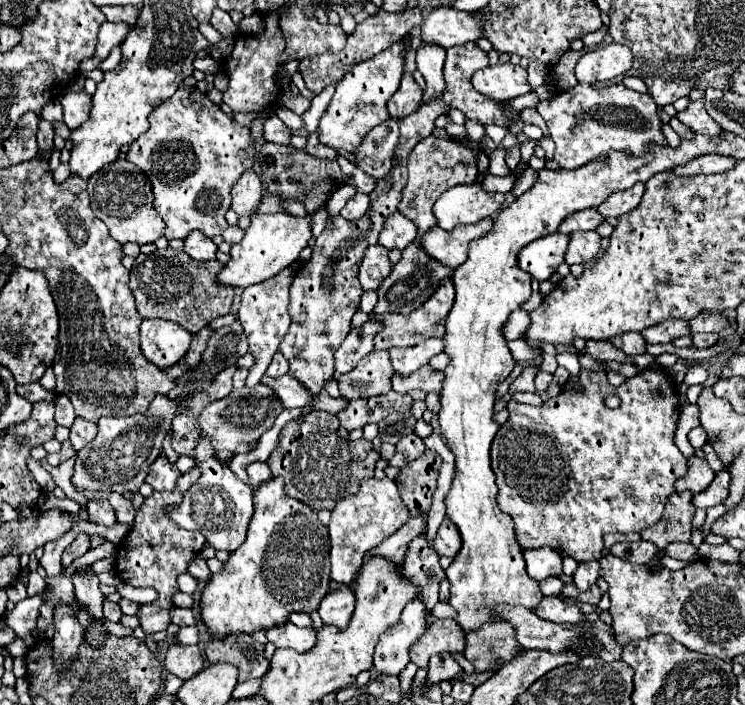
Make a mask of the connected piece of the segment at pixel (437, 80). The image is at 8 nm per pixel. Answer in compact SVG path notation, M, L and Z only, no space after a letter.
M420 45L418 47L418 53L416 53L417 70L426 79L424 97L422 97L424 103L441 96L445 90L444 57L446 57L446 51L440 49L438 45Z

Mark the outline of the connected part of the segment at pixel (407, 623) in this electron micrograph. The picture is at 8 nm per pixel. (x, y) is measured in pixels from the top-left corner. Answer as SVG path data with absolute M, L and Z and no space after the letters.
M412 599L404 611L402 617L388 633L380 637L380 643L376 645L374 653L374 669L376 673L386 673L386 675L398 675L410 661L406 657L408 649L412 643L418 641L418 637L428 629L428 617L432 615L430 609L426 609L424 601Z

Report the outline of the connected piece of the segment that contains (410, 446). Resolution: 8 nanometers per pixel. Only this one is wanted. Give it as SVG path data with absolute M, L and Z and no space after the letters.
M410 433L410 435L402 437L400 443L396 443L396 455L388 463L394 465L394 467L398 467L398 469L406 467L414 459L418 459L424 453L424 449L426 449L424 441L416 433Z

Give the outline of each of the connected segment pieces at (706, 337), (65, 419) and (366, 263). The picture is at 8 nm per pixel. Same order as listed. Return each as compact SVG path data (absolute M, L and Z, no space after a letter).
M696 333L696 335L692 335L692 341L694 341L696 349L712 347L714 343L718 343L718 339L720 339L718 333Z
M60 393L54 403L56 403L56 423L62 427L72 427L74 419L76 419L76 411L72 409L70 399Z
M372 245L366 249L364 253L364 259L360 263L360 283L362 283L362 289L368 291L368 289L378 289L380 283L384 281L384 277L388 277L390 273L390 261L388 261L388 251L382 249L380 245Z

